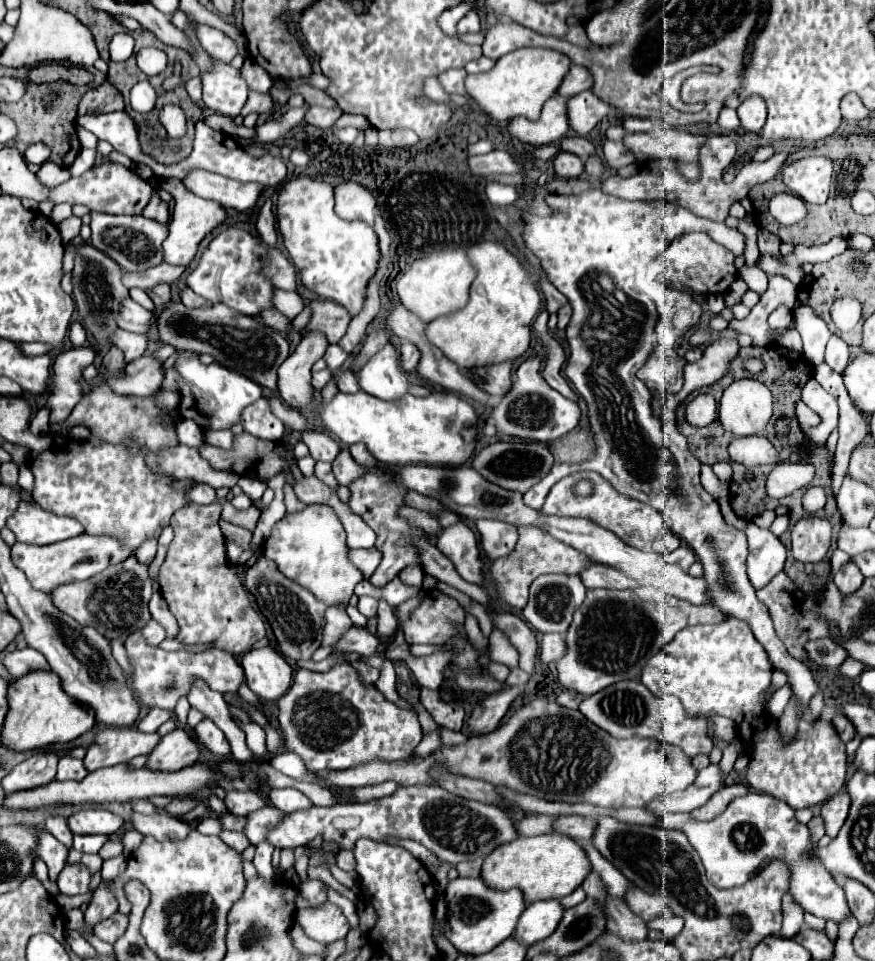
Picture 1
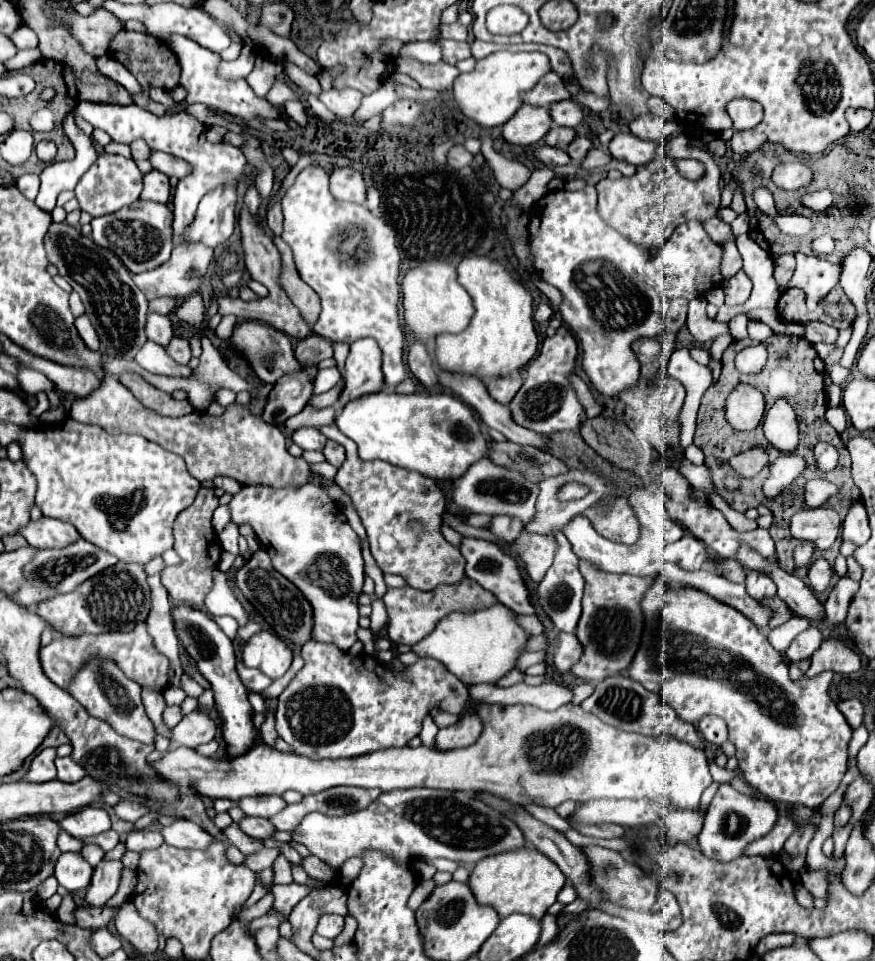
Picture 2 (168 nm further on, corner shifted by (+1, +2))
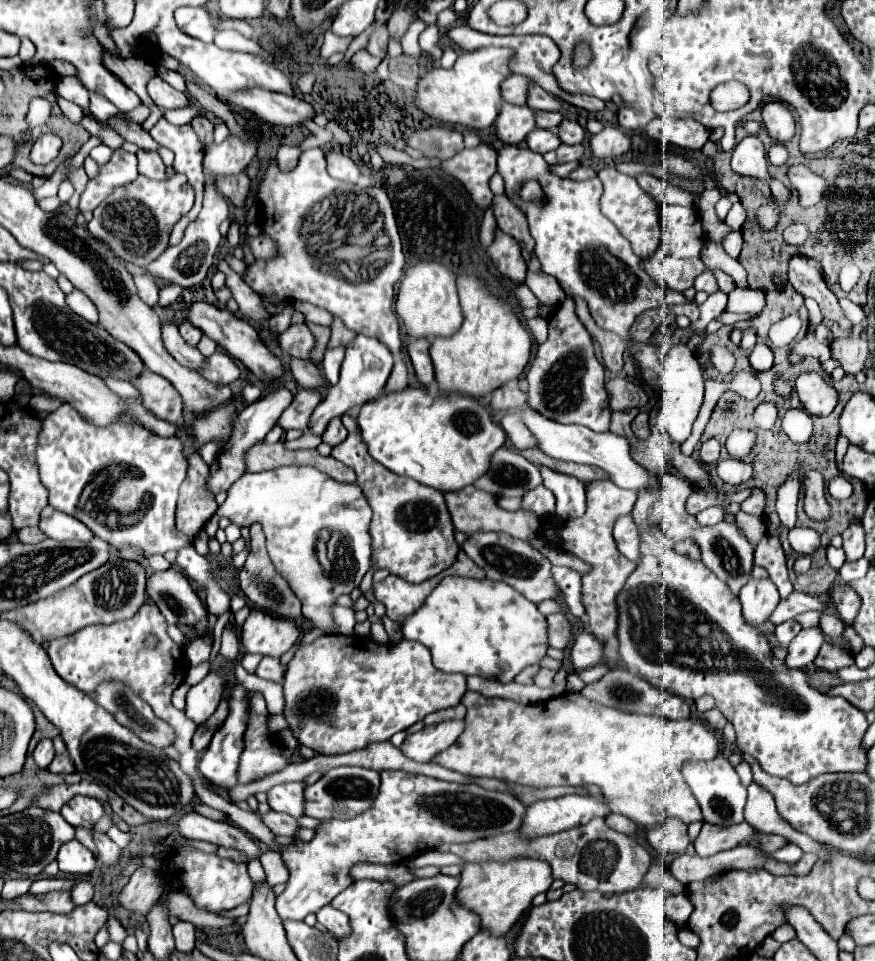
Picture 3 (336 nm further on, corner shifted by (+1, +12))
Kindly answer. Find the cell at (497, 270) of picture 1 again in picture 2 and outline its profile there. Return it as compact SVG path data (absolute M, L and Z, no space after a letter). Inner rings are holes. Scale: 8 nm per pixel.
M467 256L457 266L459 282L475 304L469 326L459 334L439 334L435 338L437 362L443 370L473 374L479 380L505 376L525 366L537 352L539 338L533 324L533 296L509 270L489 256Z

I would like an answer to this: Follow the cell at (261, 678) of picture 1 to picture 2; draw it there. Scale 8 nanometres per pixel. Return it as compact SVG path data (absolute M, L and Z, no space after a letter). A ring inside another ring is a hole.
M263 630L245 644L241 658L247 668L257 668L271 680L277 680L289 670L293 652L281 638Z

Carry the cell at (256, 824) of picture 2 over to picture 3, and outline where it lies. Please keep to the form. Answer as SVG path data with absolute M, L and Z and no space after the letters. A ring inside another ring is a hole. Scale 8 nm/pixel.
M269 812L269 814L261 816L261 820L273 834L279 834L279 836L295 838L295 834L299 830L299 822L293 816L285 816L279 812Z

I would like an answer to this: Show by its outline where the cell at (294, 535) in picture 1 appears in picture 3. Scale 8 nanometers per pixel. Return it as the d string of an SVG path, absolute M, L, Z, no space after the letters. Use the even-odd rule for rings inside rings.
M285 466L257 474L247 472L229 488L225 504L219 506L219 510L206 524L205 531L210 538L215 537L218 522L223 516L239 526L253 522L259 522L263 526L269 558L275 564L277 572L285 576L293 592L297 592L297 598L303 604L303 616L315 622L317 628L337 632L329 608L335 606L339 594L351 592L355 586L359 586L361 578L371 568L371 508L361 488L357 484L341 484L313 466Z

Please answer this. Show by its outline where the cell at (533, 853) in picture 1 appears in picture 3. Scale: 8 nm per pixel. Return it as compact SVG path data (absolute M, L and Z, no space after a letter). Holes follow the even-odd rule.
M521 858L505 864L467 862L459 874L459 880L461 882L457 886L457 902L463 908L477 912L481 916L481 926L489 928L493 936L503 936L521 918L521 914L531 908L531 900L539 892L549 890L553 876L549 864L533 858Z

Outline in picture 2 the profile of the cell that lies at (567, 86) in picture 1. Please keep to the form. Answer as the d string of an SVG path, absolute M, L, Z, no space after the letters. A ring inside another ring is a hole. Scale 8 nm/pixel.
M555 72L545 74L531 92L523 94L525 104L537 104L537 106L551 106L553 102L561 102L567 98L571 98L571 92L567 90L563 78Z

